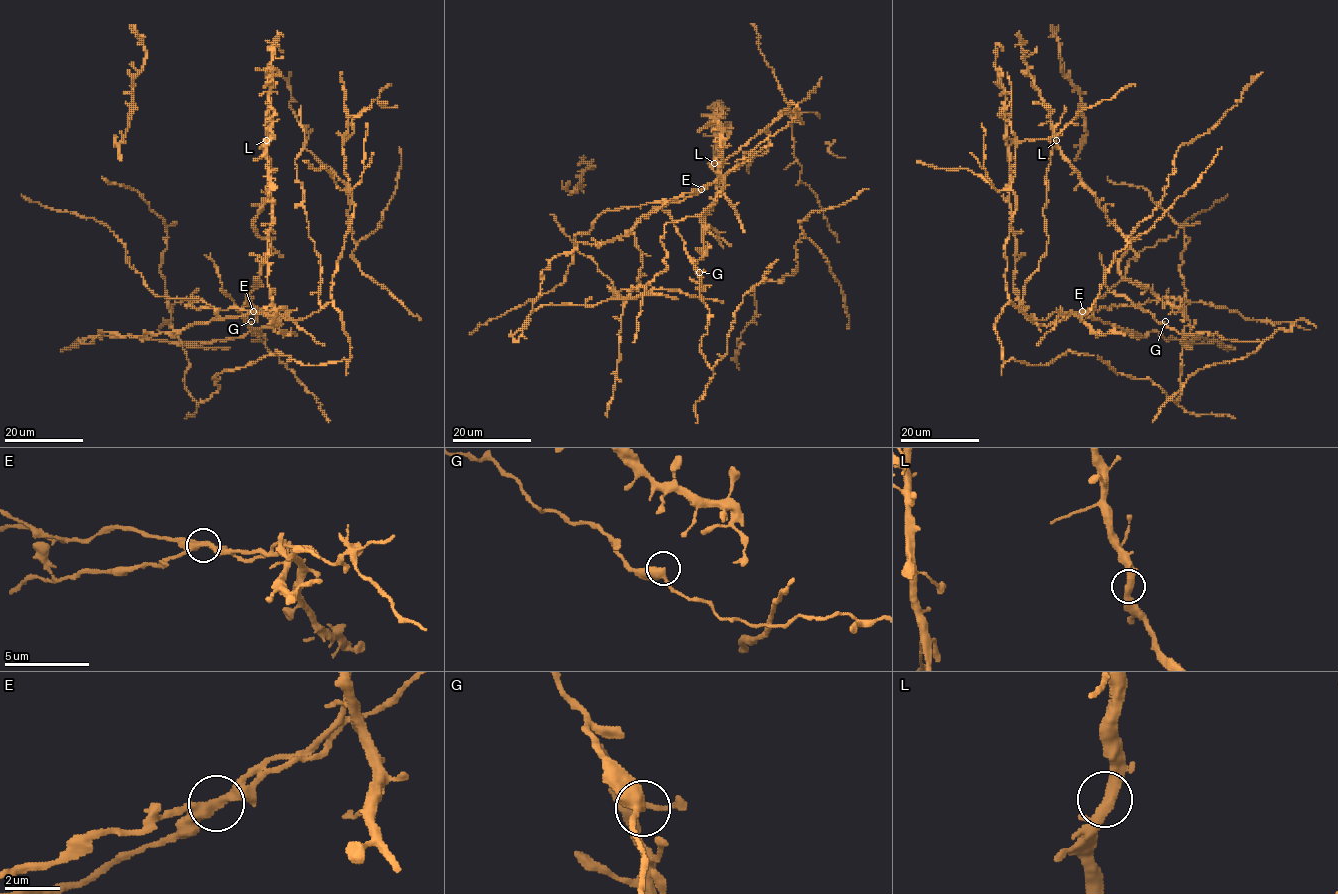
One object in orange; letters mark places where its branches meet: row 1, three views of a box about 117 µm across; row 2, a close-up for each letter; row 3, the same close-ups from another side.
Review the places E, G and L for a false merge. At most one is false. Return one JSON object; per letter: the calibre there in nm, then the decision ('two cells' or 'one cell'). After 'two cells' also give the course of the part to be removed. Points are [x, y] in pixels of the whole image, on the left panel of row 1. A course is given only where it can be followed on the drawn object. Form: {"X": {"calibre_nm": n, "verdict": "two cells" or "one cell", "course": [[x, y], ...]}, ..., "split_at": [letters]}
{"E": {"calibre_nm": 400, "verdict": "two cells", "course": [[253, 312], [181, 330], [131, 337], [100, 331], [93, 341], [80, 341], [136, 335], [213, 342], [276, 320]]}, "G": {"calibre_nm": 400, "verdict": "one cell"}, "L": {"calibre_nm": 400, "verdict": "one cell"}, "split_at": ["E"]}

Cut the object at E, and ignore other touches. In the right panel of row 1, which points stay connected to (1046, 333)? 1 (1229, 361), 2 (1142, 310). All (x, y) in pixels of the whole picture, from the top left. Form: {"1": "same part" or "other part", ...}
{"1": "other part", "2": "other part"}

